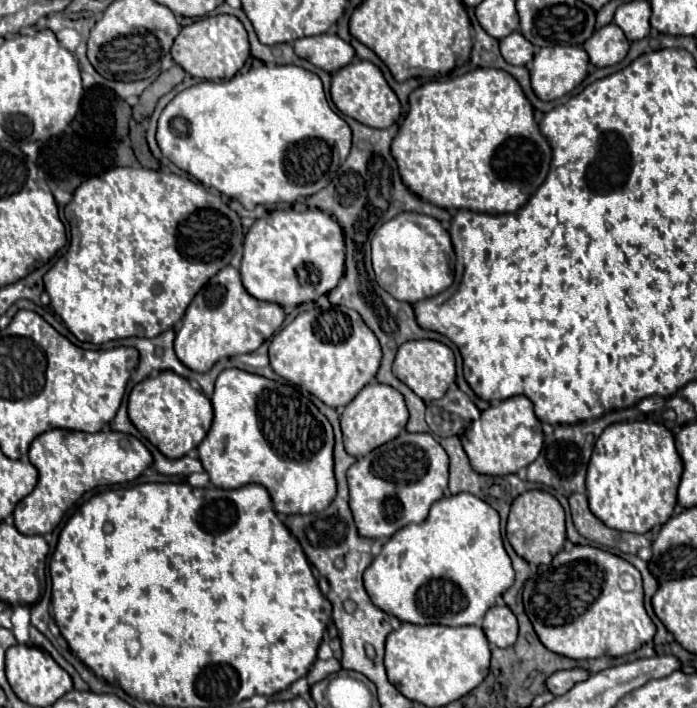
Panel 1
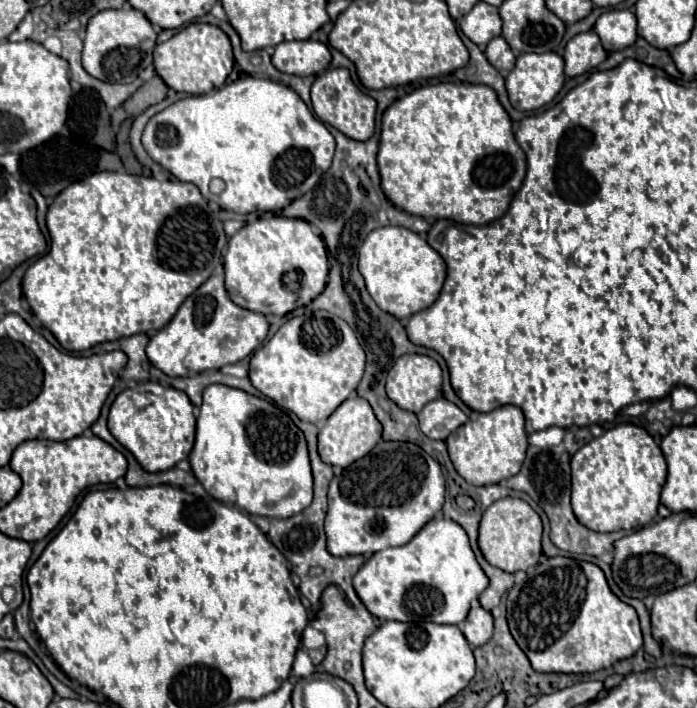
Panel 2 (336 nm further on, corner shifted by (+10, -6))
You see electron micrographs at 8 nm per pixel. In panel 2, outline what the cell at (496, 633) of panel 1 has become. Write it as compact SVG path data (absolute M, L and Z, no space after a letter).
M474 604L470 608L468 618L464 620L464 630L462 630L470 646L484 646L492 638L492 630L494 630L492 614L482 606Z

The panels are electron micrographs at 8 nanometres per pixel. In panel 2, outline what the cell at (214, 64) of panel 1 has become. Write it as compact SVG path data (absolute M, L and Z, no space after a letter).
M188 24L168 42L162 42L154 50L156 74L176 92L184 94L208 94L220 88L234 68L234 56L228 36L212 24Z

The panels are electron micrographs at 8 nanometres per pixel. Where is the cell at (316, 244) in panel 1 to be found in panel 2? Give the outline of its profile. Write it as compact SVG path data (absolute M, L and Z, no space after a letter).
M262 216L230 238L224 272L226 290L234 304L260 314L284 316L310 304L324 290L328 280L328 252L322 236L306 220Z

